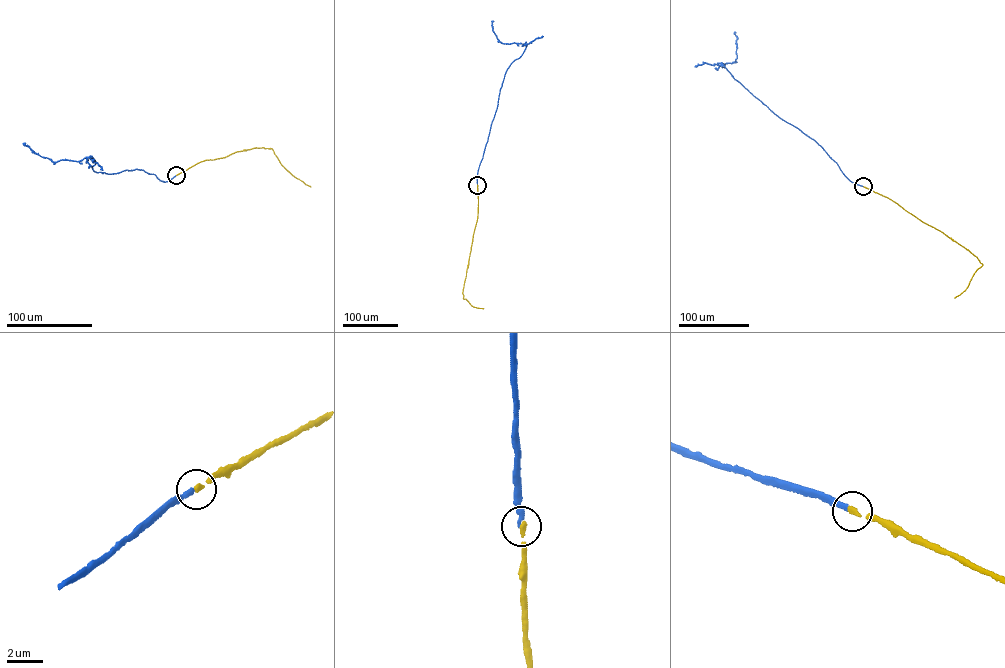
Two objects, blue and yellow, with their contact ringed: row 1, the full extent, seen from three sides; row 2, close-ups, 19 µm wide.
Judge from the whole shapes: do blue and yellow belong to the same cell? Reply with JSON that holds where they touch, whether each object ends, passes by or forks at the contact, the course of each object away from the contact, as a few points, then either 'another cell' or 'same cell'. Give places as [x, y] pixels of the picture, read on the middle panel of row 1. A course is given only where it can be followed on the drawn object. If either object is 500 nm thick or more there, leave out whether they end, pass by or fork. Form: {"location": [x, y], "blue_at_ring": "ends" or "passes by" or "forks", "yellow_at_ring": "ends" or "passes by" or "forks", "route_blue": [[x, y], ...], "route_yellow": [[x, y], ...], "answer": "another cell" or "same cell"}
{"location": [477, 185], "blue_at_ring": "ends", "yellow_at_ring": "ends", "route_blue": [[477, 185], [478, 171], [506, 71], [526, 47], [525, 43], [500, 42], [493, 32], [494, 21]], "route_yellow": [[477, 185], [477, 218], [462, 294], [472, 306], [483, 308]], "answer": "same cell"}

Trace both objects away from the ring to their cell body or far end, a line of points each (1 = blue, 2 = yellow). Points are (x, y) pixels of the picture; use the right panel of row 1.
1: (864, 186), (848, 179), (814, 140), (775, 114), (721, 64), (736, 61), (737, 38), (734, 32)
2: (863, 186), (898, 204), (977, 257), (982, 265), (965, 290), (954, 297)

